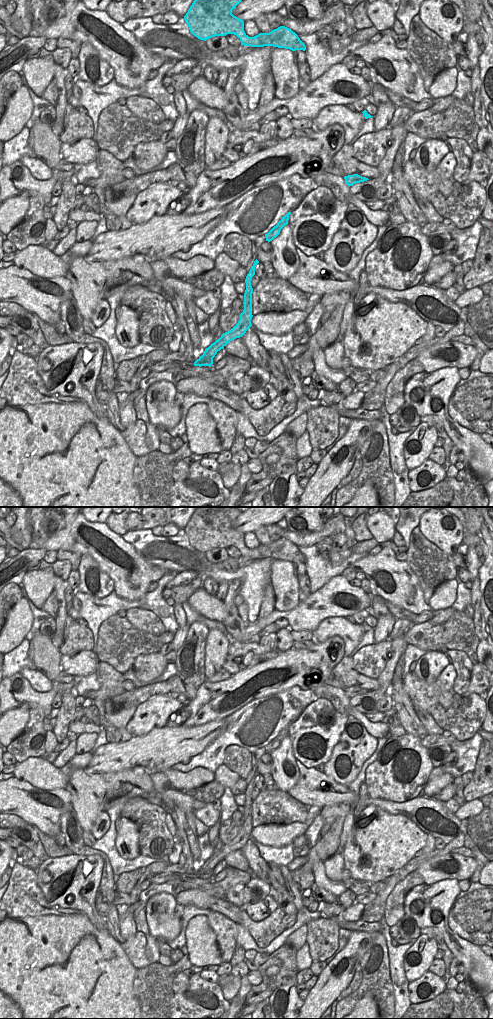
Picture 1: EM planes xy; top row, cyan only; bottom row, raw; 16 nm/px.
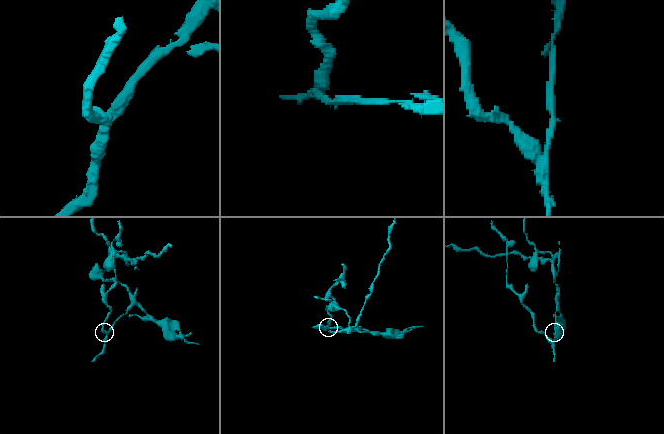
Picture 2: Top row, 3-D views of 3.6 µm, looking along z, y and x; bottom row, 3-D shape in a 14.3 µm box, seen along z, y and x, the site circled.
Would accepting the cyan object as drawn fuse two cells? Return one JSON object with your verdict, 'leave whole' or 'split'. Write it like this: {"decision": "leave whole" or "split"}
{"decision": "split"}

